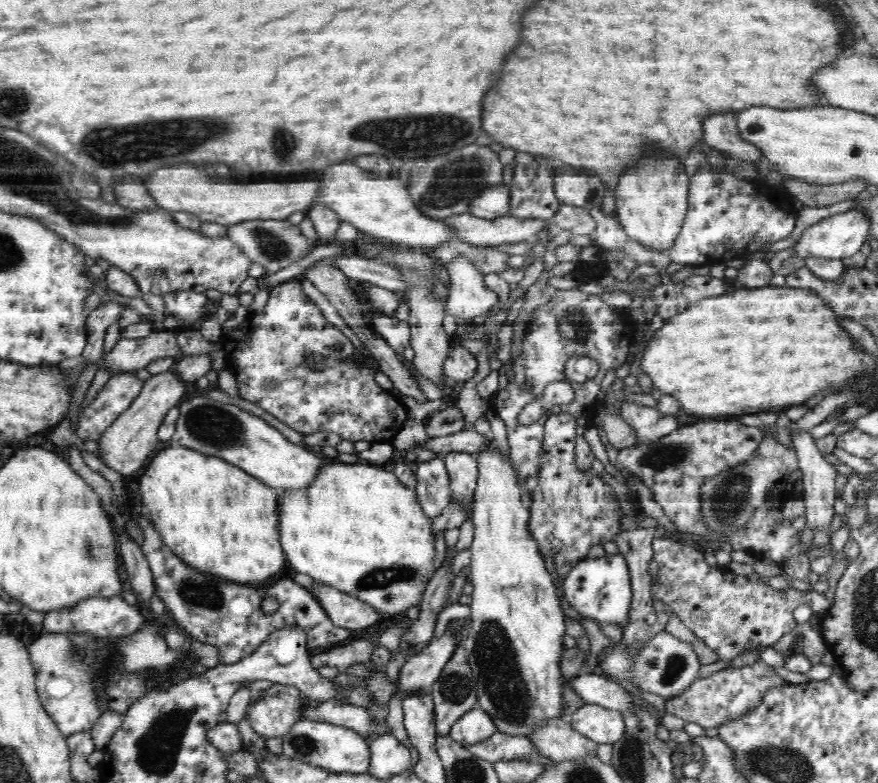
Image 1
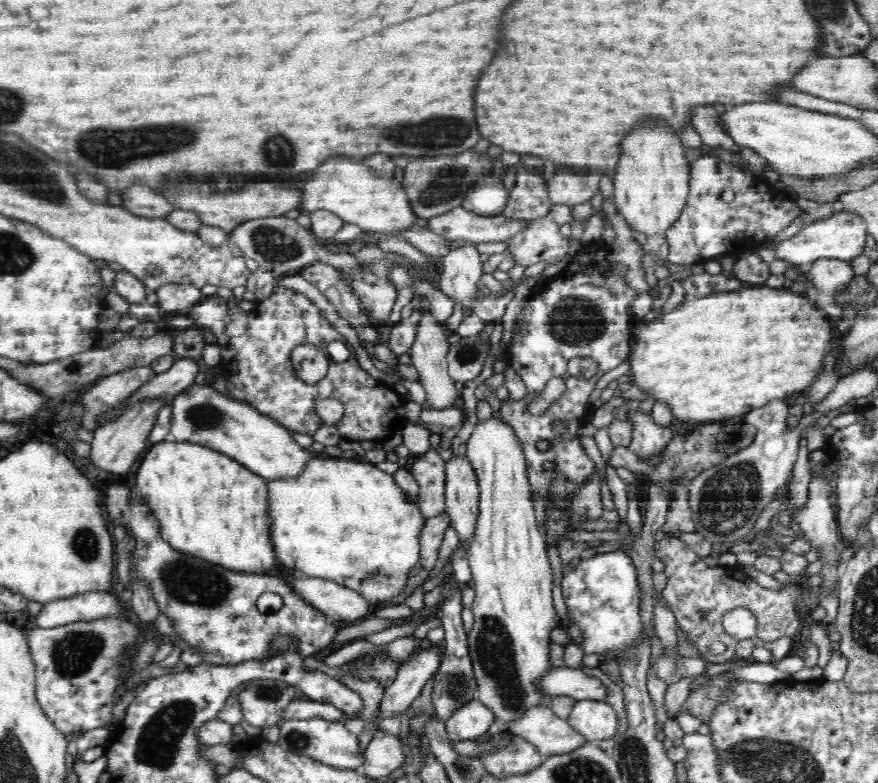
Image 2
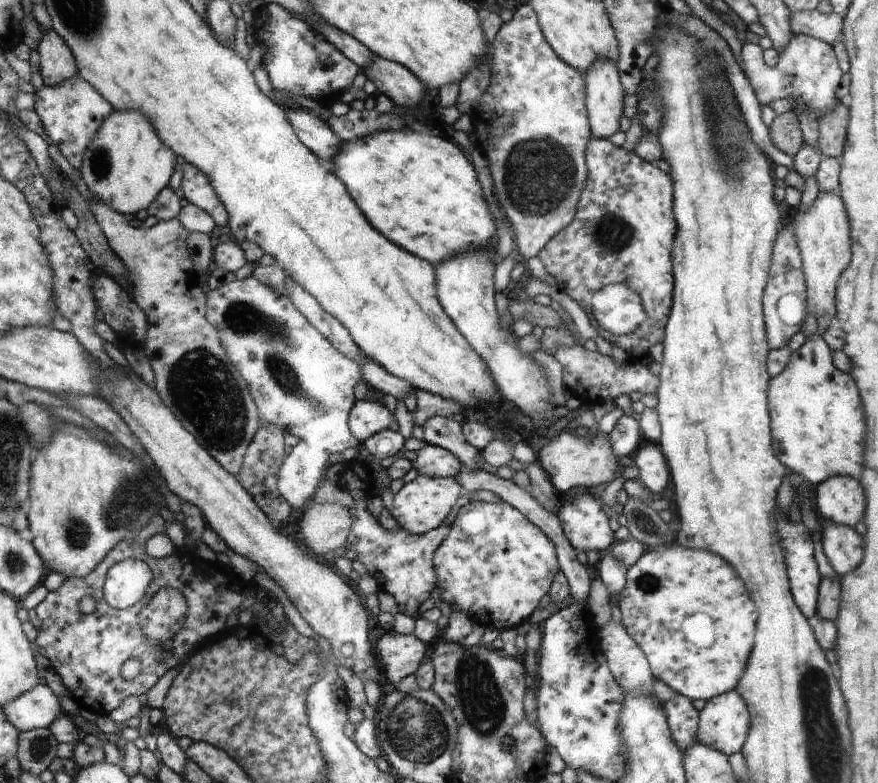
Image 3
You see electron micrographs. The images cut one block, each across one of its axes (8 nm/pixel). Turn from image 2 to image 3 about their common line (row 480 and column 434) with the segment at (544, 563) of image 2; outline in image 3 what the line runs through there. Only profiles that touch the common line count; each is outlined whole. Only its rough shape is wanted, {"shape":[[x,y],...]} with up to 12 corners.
{"shape":[[418,475],[391,515],[411,534],[438,528],[460,498],[454,477]]}

